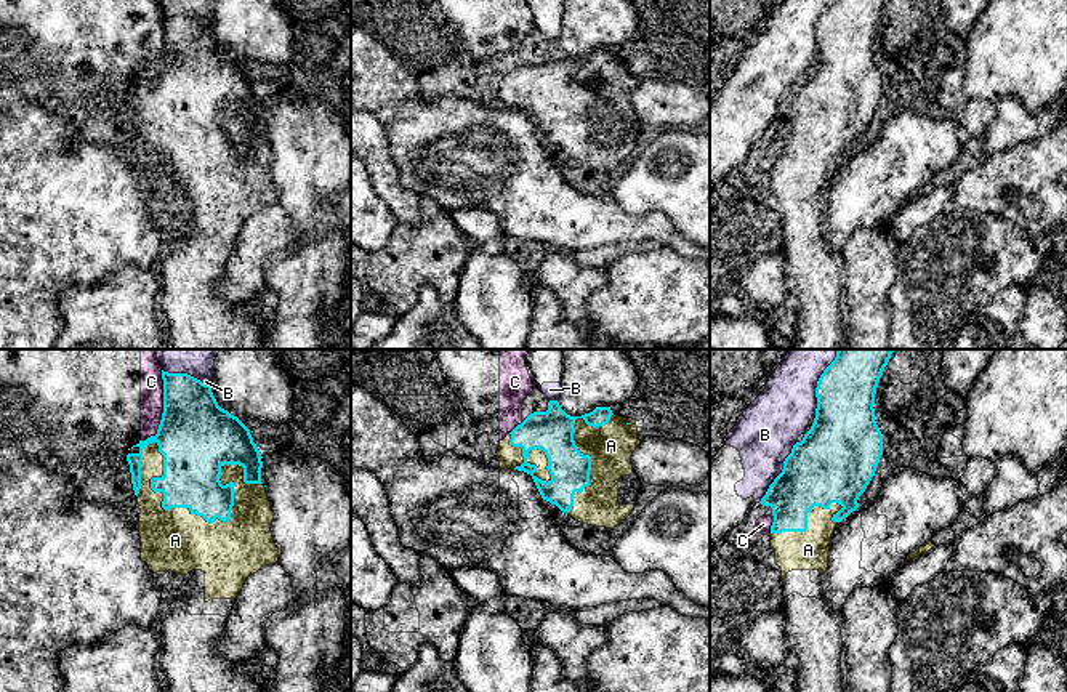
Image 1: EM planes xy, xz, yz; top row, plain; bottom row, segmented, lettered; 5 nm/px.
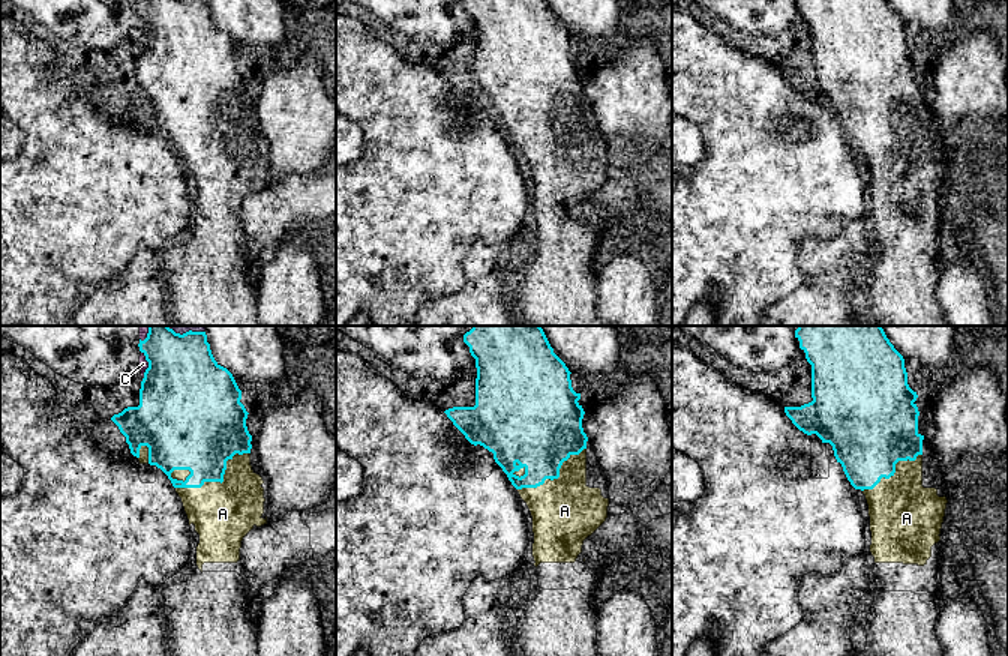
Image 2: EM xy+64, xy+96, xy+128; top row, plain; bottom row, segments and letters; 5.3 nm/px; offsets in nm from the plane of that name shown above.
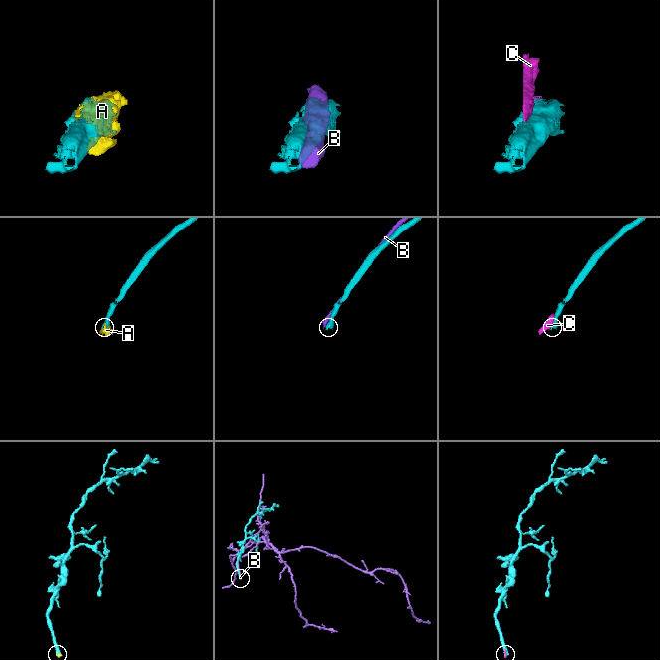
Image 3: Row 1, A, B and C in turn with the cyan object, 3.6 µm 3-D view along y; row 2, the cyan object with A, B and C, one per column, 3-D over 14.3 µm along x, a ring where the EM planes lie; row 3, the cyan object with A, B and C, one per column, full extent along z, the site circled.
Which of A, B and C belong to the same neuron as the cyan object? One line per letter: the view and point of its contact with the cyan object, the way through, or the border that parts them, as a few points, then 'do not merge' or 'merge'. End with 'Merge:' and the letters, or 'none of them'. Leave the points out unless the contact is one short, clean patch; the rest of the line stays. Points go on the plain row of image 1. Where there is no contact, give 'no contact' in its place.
A: meets cyan in xy at (210, 164); merge
B: meets cyan in yz at (781, 114); do not merge
C: meets cyan in xy at (164, 50); do not merge
Merge: A

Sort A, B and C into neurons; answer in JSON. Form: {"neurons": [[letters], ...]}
{"neurons": [["A"], ["B"], ["C"]]}

